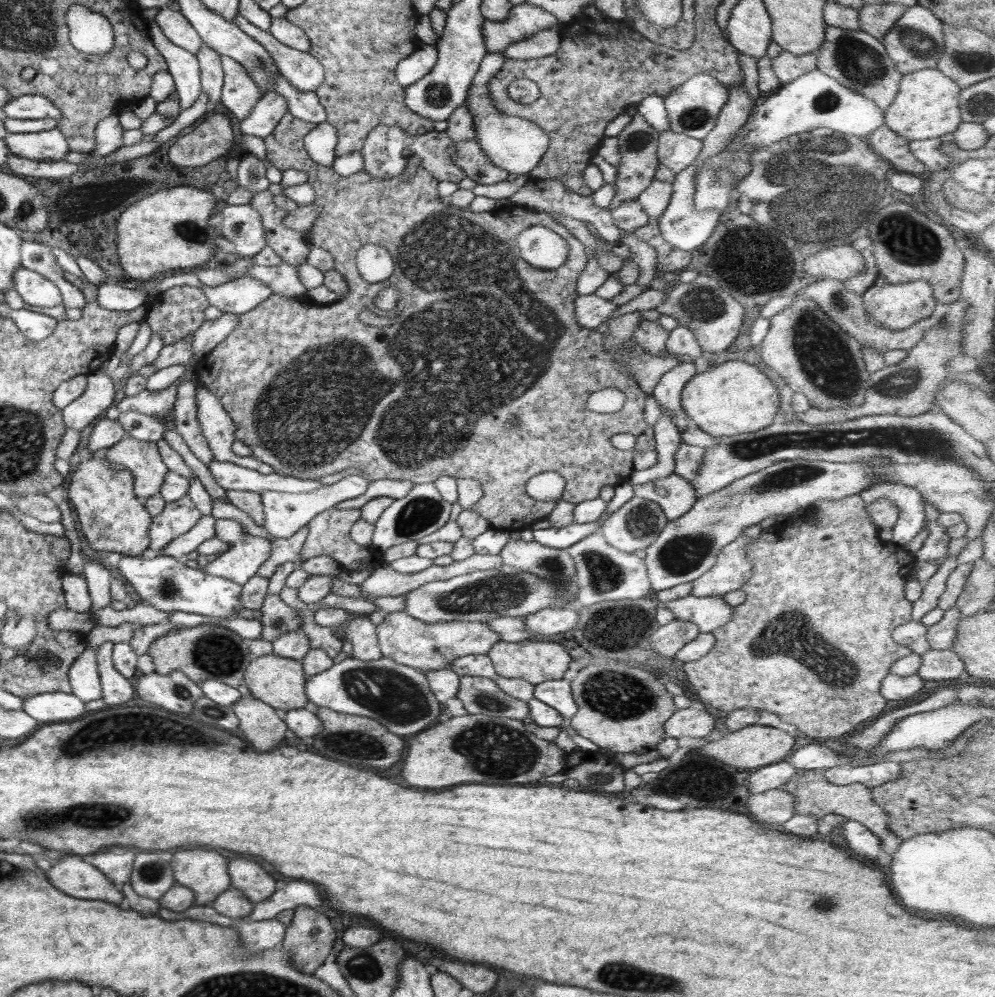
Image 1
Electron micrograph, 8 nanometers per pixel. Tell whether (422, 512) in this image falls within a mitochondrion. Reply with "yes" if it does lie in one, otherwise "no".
yes

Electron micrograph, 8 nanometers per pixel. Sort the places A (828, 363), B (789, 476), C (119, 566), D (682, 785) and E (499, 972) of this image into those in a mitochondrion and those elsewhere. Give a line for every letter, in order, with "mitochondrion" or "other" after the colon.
A: mitochondrion
B: mitochondrion
C: other
D: other
E: other

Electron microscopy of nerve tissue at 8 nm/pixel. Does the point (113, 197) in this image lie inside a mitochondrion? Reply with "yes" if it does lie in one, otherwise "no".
no

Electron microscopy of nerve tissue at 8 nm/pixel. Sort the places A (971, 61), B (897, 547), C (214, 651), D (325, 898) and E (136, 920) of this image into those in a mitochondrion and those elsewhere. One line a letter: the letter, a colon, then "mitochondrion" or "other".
A: mitochondrion
B: other
C: mitochondrion
D: other
E: other

